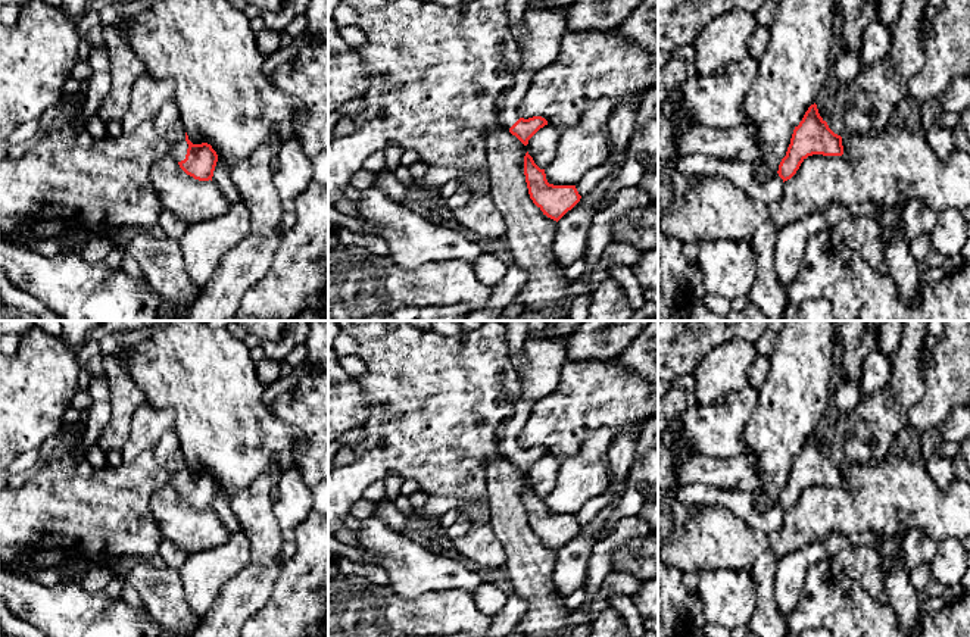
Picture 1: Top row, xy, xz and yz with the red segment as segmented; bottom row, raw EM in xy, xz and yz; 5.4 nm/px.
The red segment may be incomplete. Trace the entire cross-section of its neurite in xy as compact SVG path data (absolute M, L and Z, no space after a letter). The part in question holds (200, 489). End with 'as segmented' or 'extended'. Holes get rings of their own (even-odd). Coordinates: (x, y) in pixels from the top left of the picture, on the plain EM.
M168 431L152 452L156 463L169 475L169 484L180 497L199 510L212 510L218 484L210 474L193 474L181 453L175 431Z; extended

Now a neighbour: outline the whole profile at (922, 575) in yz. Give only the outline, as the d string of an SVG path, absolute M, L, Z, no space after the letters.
M923 563L918 568L916 568L910 574L910 580L917 591L924 590L927 583L932 580L930 563Z

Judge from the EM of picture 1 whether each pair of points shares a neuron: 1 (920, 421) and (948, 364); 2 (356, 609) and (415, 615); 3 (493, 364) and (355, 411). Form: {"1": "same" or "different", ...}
{"1": "same", "2": "same", "3": "different"}

